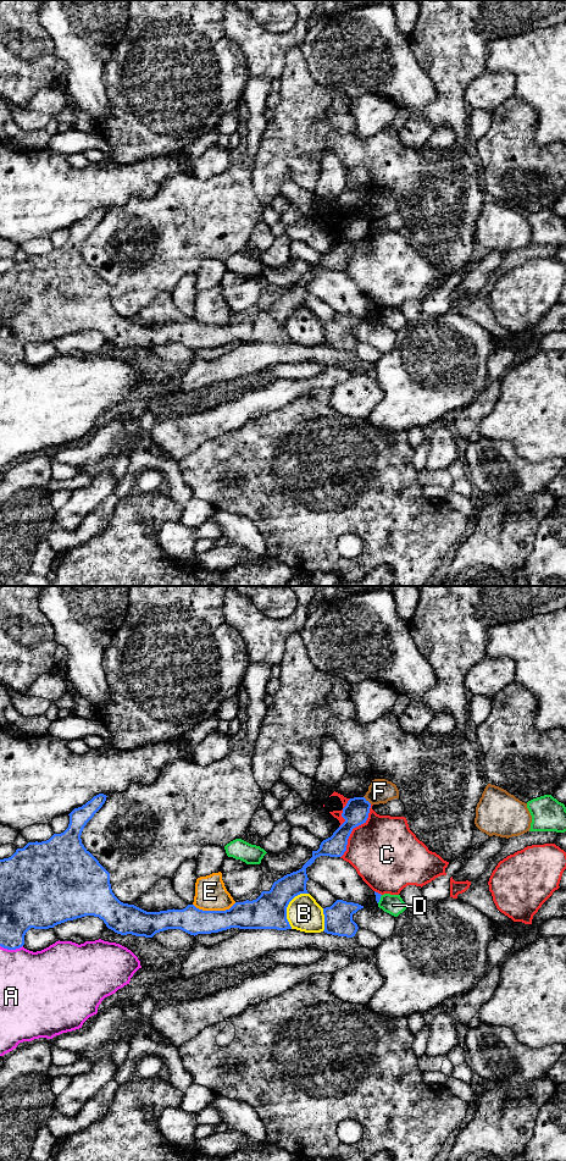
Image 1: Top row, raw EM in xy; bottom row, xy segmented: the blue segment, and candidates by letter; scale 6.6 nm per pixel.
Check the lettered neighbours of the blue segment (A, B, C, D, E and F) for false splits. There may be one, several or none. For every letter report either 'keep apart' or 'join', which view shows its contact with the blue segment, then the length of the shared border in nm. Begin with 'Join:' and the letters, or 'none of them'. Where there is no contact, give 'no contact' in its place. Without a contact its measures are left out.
Join: none of them
A: keep apart | xy | 150 nm
B: keep apart | xy | 260 nm
C: keep apart | xy | 400 nm
D: keep apart | xy | 70 nm
E: keep apart | xy | 280 nm
F: keep apart | xy | 80 nm

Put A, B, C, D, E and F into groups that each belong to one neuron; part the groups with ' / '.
A / B / C / D / E / F

